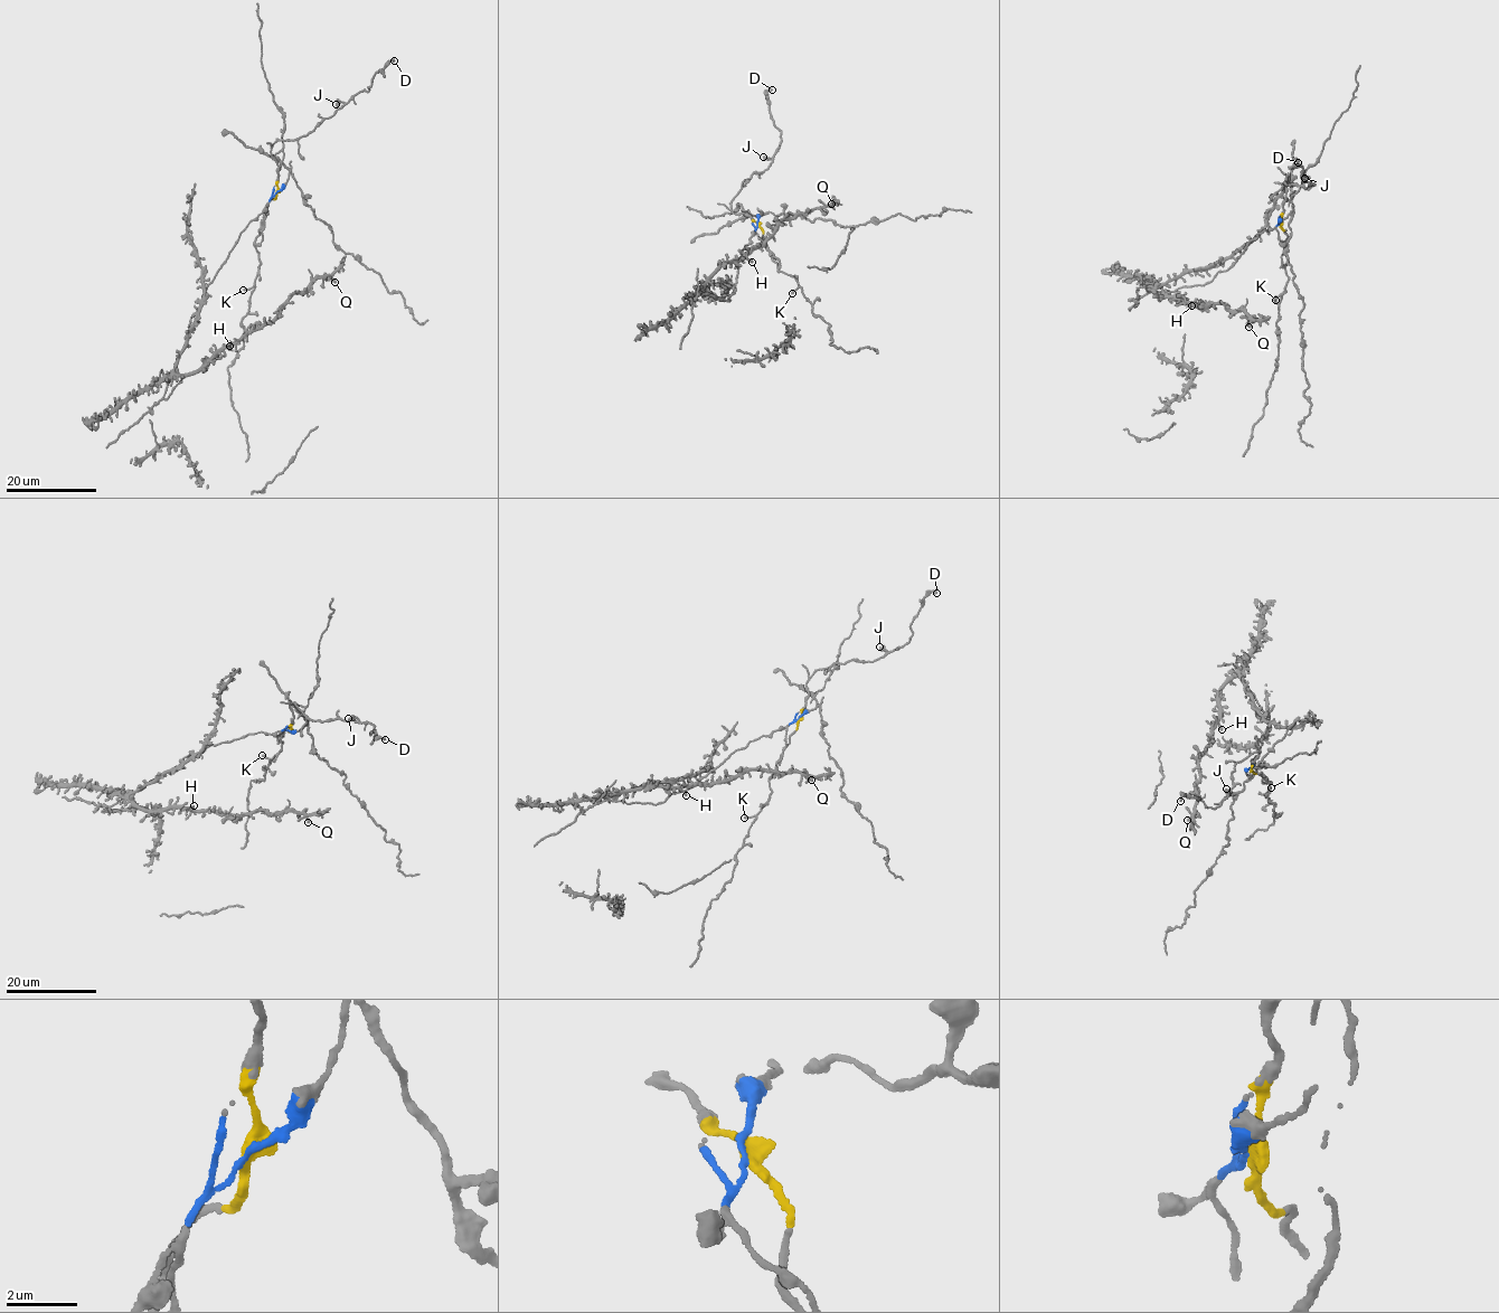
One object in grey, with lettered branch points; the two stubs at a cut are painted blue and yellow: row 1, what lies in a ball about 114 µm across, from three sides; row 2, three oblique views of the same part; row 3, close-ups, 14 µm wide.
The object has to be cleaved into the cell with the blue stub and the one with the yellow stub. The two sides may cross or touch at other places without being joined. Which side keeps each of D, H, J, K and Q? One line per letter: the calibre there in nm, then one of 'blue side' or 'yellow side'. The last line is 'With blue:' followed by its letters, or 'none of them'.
D: calibre 260 nm; yellow side
H: calibre 380 nm; blue side
J: calibre 440 nm; yellow side
K: calibre 280 nm; yellow side
Q: calibre 280 nm; blue side
With blue: H, Q

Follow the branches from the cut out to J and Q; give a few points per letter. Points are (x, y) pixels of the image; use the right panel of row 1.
J: (1280, 223), (1287, 176), (1284, 181), (1306, 189), (1311, 185), (1304, 178)
Q: (1280, 223), (1259, 234), (1236, 257), (1193, 268), (1156, 292), (1204, 310), (1223, 303), (1250, 317), (1248, 328)

